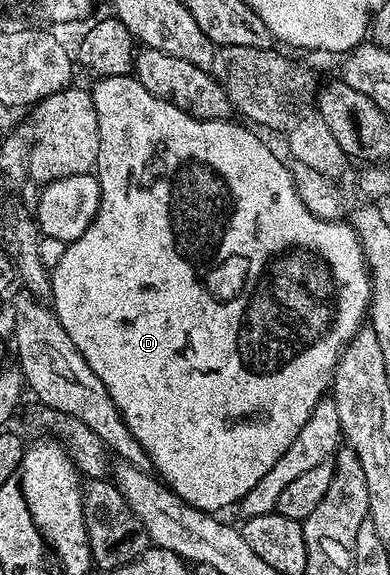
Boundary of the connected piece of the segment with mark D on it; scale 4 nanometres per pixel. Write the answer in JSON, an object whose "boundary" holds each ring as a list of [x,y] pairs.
{"boundary":[[[132,74],[107,75],[94,83],[97,84],[91,87],[91,94],[99,121],[95,174],[101,186],[101,204],[83,237],[68,244],[63,257],[59,257],[59,265],[51,268],[51,307],[95,377],[107,385],[107,393],[111,393],[111,401],[115,401],[127,429],[149,454],[150,464],[164,484],[195,509],[221,513],[232,503],[240,504],[242,497],[259,485],[267,469],[291,449],[291,441],[299,437],[299,429],[307,425],[307,417],[311,417],[317,402],[326,398],[341,354],[367,319],[369,295],[373,291],[369,265],[348,222],[315,217],[299,201],[286,160],[281,160],[256,135],[256,130],[229,119],[194,119],[165,99],[147,93],[140,79]]]}

